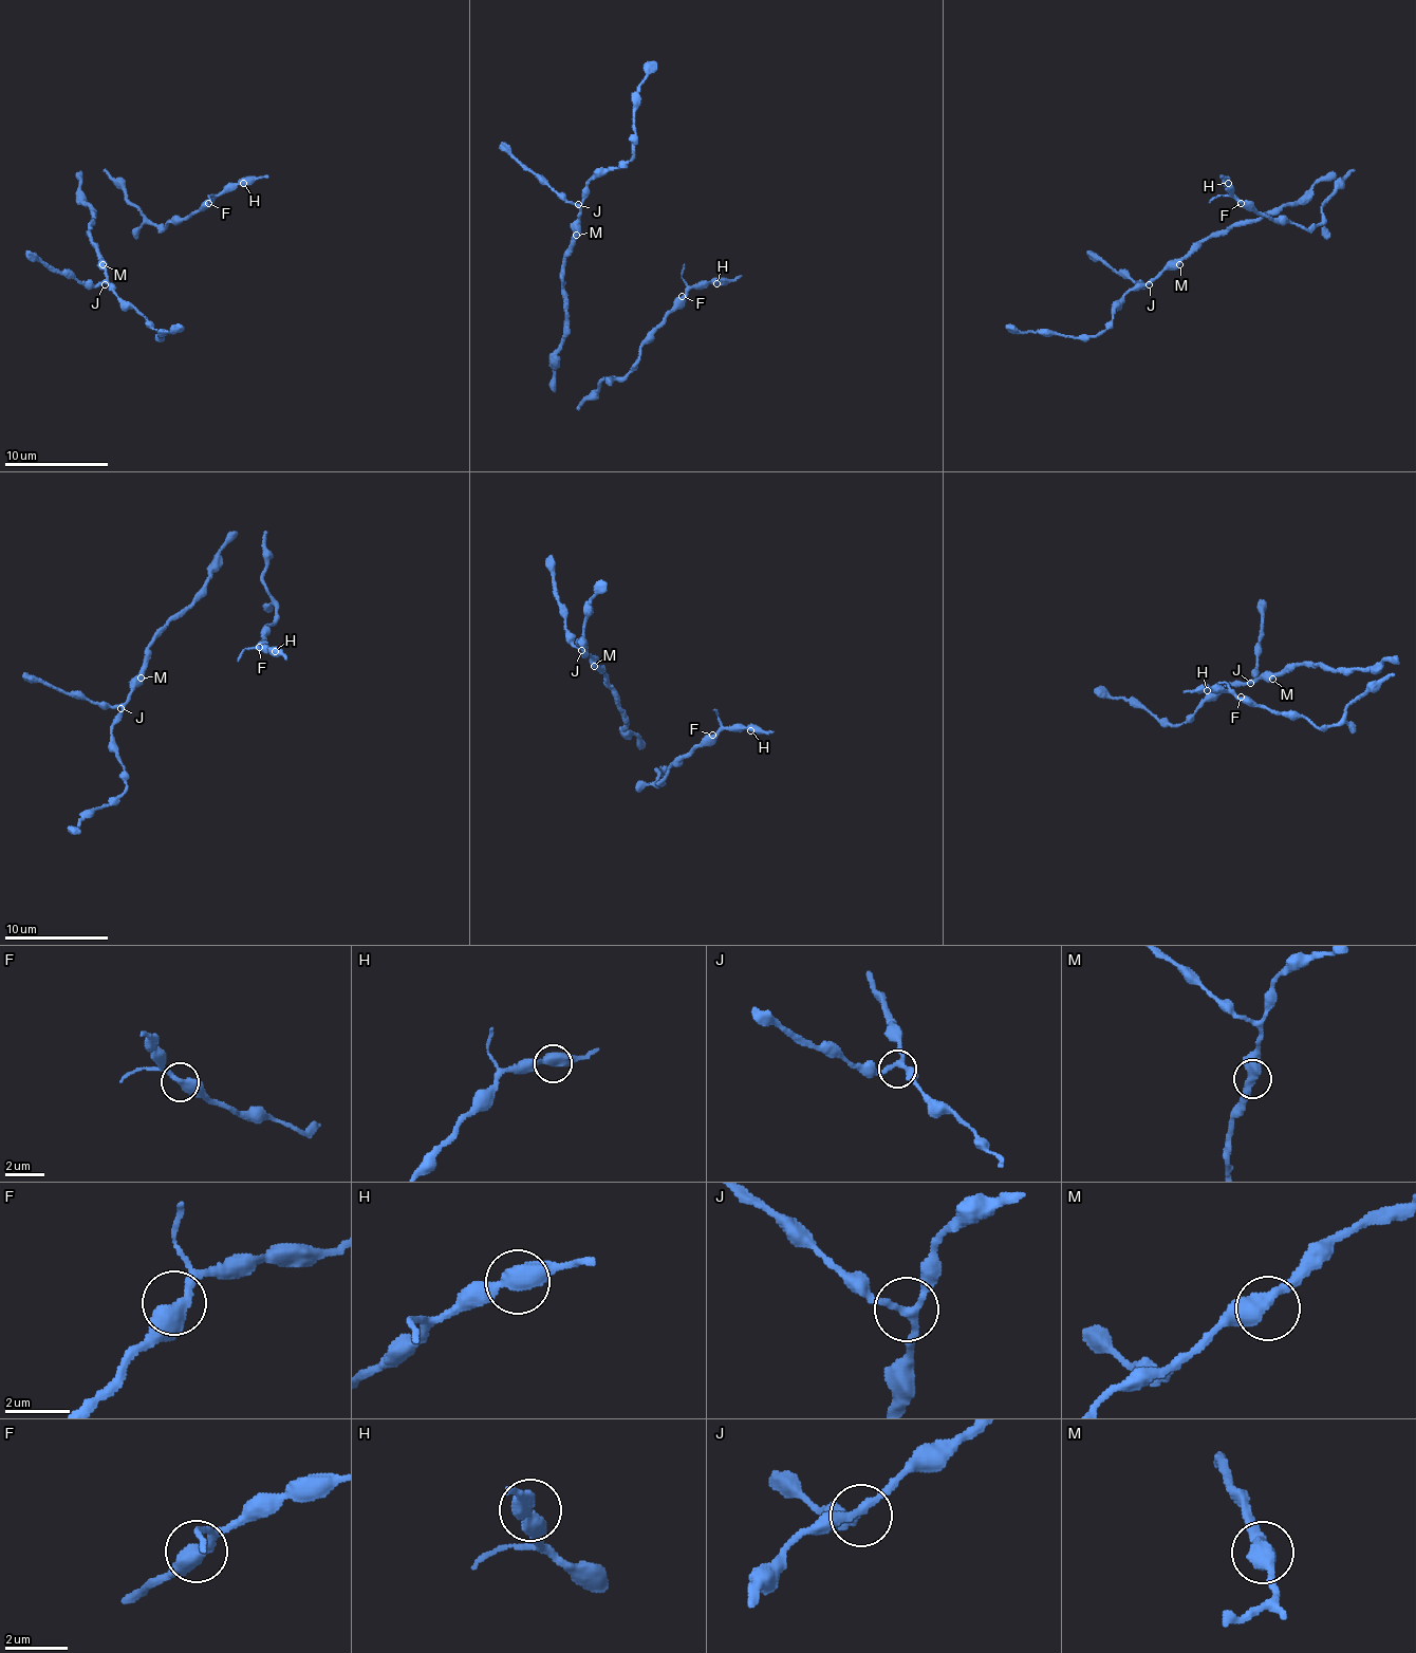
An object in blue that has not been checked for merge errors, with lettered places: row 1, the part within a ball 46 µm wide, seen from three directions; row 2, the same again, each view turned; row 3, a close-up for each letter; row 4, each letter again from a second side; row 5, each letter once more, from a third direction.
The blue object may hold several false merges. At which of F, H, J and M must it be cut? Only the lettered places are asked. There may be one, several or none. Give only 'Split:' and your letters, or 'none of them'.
Split: none of them

